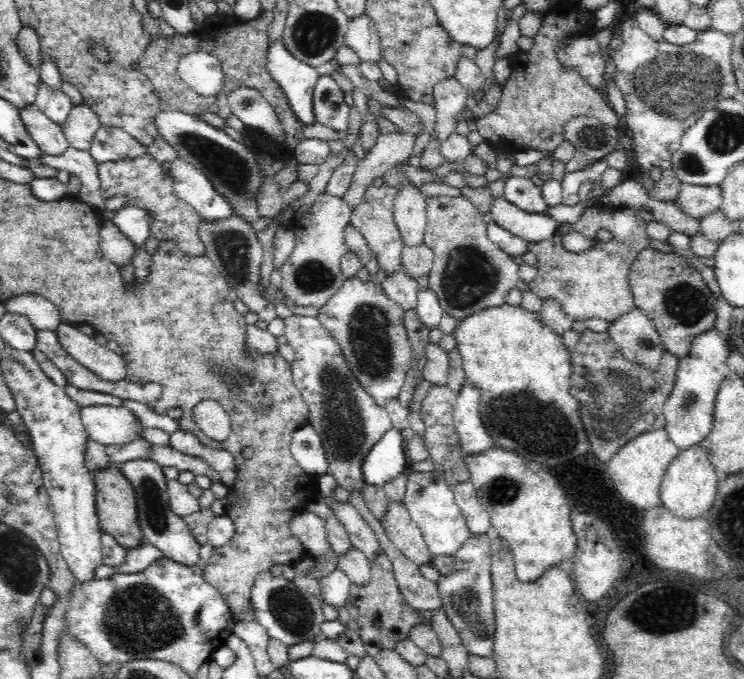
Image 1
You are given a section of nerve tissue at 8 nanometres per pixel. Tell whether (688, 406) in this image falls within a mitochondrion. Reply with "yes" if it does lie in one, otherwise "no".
yes

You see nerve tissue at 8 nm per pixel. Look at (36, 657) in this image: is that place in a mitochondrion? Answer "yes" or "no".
no

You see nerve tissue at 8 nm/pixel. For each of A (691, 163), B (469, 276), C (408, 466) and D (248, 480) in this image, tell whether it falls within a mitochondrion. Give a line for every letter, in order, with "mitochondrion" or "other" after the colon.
A: mitochondrion
B: mitochondrion
C: other
D: other

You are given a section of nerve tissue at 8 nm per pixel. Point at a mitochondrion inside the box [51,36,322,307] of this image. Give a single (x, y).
(233, 174)

